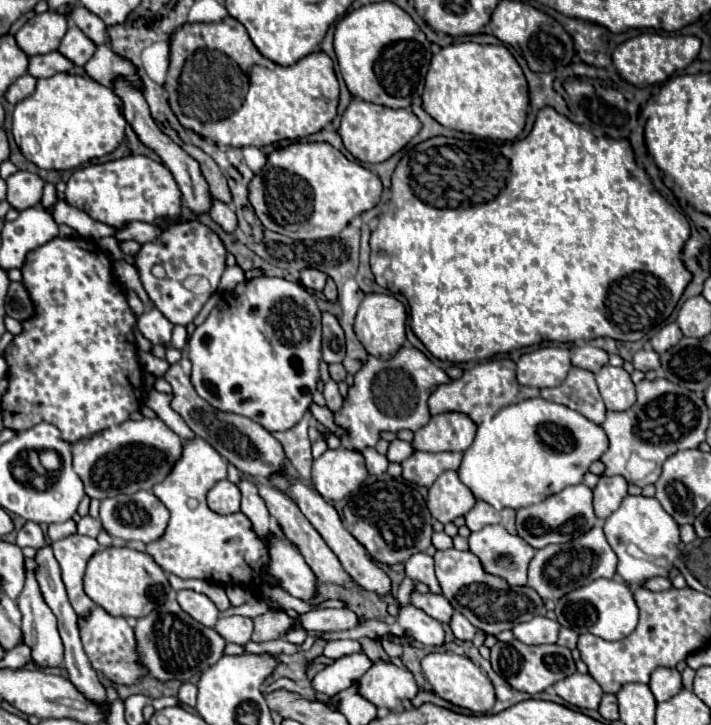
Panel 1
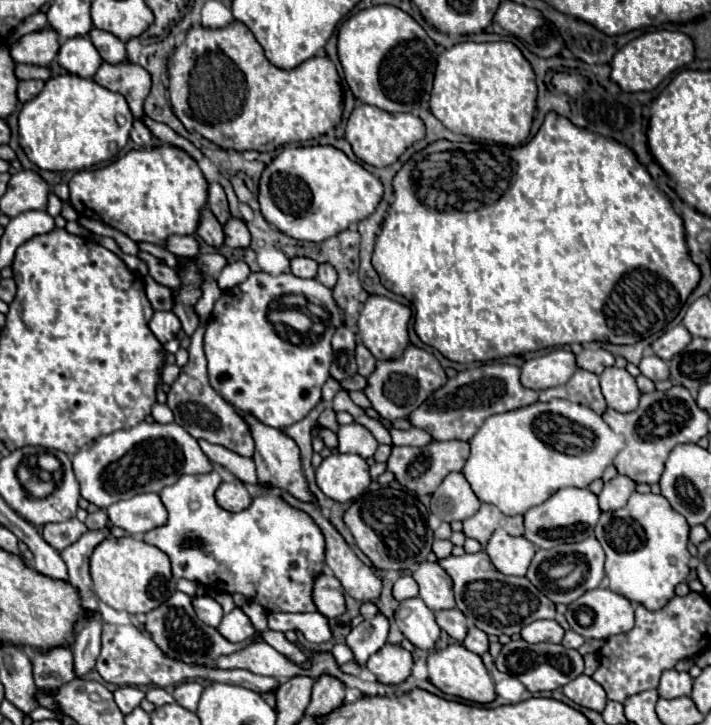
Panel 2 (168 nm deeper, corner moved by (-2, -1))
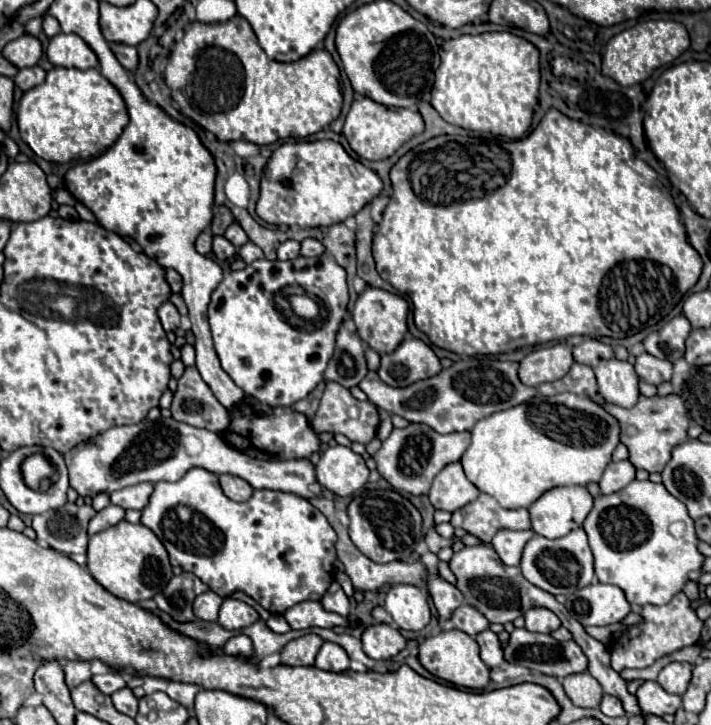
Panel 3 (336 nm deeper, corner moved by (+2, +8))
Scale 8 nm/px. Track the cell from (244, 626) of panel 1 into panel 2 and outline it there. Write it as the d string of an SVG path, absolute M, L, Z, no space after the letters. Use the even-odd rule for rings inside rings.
M233 608L229 614L225 614L217 630L229 642L241 642L241 640L247 640L255 634L255 628L253 628L249 616L241 608Z

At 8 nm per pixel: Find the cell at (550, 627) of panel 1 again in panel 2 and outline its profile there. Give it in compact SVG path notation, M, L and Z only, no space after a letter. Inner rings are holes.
M535 620L521 630L521 638L529 644L537 642L553 642L559 644L563 640L565 630L555 620Z

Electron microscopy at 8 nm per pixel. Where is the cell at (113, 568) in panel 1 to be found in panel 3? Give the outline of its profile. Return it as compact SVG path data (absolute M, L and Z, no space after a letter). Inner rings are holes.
M121 521L89 537L87 569L99 585L129 603L153 599L153 595L157 595L157 591L163 591L165 583L169 583L169 579L173 577L169 555L155 533L141 523L133 525L127 521Z

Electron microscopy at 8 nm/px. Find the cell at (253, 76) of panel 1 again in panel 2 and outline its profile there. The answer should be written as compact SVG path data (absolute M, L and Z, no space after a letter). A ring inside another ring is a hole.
M237 20L219 30L193 26L187 32L185 42L173 52L173 64L169 68L169 100L175 116L187 130L199 132L203 138L225 150L233 148L239 152L273 152L283 144L319 138L329 128L335 128L343 114L341 78L327 56L313 56L295 70L281 70L265 58L253 32Z

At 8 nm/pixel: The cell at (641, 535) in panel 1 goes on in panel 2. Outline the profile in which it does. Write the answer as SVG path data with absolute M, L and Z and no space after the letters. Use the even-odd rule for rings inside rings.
M633 492L625 508L603 512L595 526L595 538L605 550L609 590L625 596L629 602L643 604L647 610L661 610L675 596L675 586L689 576L689 530L687 520L661 494Z

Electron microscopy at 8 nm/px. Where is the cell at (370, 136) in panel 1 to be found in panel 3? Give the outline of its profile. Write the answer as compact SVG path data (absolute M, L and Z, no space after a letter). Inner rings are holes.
M357 97L351 103L351 109L343 125L343 135L347 137L351 149L361 159L369 159L369 161L381 161L391 157L403 143L407 143L413 135L421 131L423 131L423 119L417 109L391 109L375 103L369 97Z

